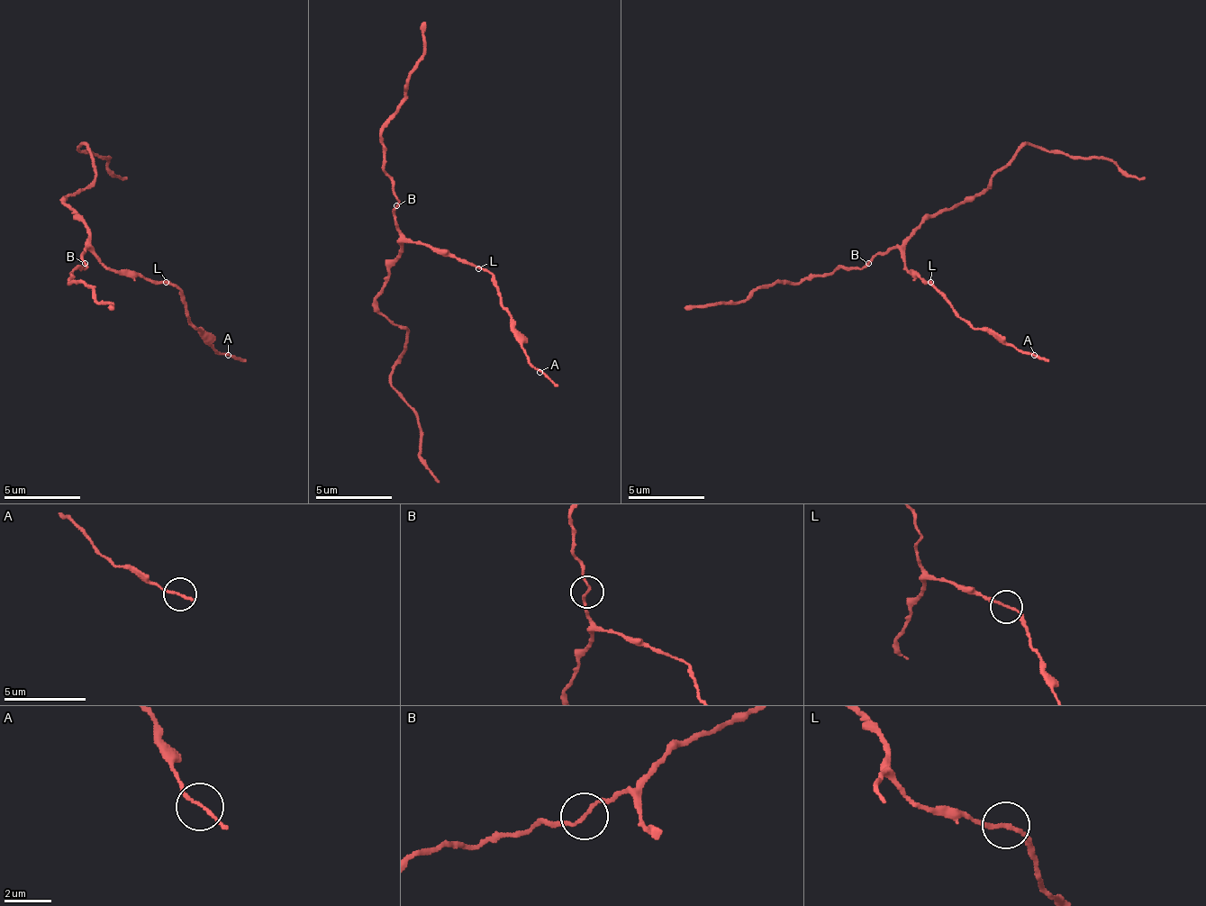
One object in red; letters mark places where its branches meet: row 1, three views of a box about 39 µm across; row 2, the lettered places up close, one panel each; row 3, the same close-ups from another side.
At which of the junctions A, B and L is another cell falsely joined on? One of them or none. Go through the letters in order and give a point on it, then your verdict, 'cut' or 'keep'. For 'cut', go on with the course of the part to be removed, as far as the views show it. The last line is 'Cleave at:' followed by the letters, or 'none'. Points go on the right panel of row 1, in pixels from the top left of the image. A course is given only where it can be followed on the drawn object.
A: place (1034, 355); keep
B: place (868, 263); keep
L: place (930, 282); keep
Cleave at: none

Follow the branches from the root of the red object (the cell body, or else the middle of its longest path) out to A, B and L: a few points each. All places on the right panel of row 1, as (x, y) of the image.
A: (919, 228), (903, 247), (903, 267), (927, 282), (965, 320), (976, 328), (996, 331), (1019, 350), (1034, 355)
B: (919, 228), (900, 247), (888, 247), (869, 262)
L: (919, 228), (903, 247), (903, 267), (923, 282), (930, 282)

